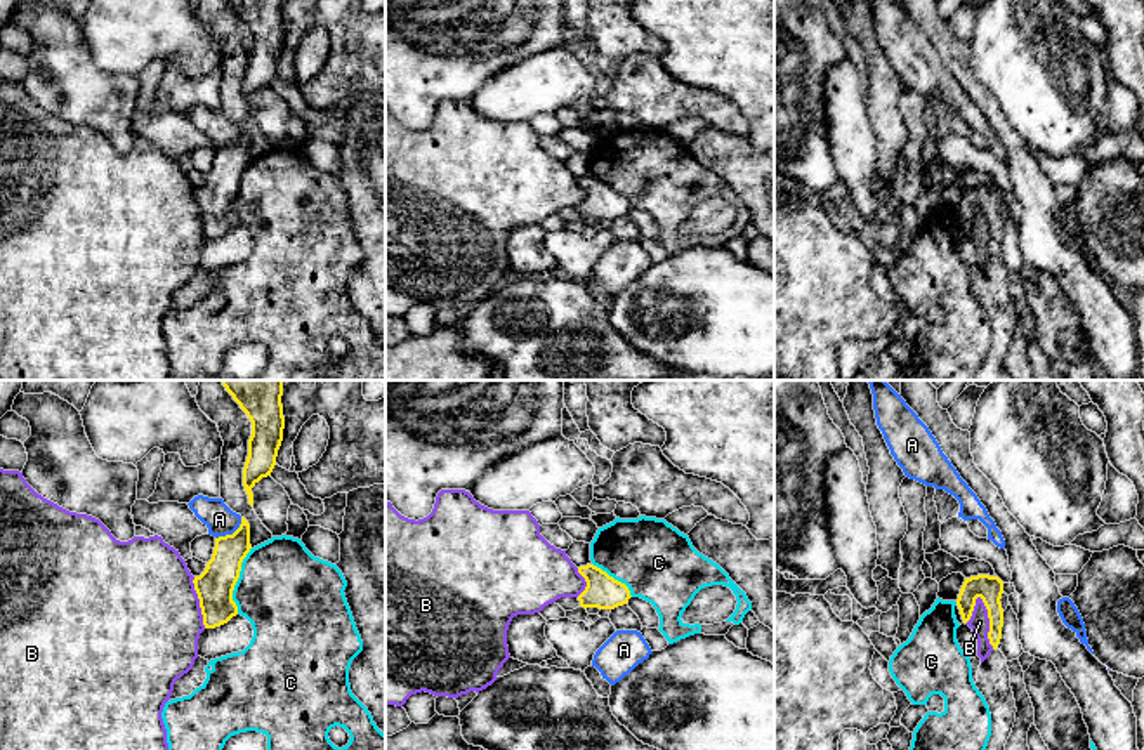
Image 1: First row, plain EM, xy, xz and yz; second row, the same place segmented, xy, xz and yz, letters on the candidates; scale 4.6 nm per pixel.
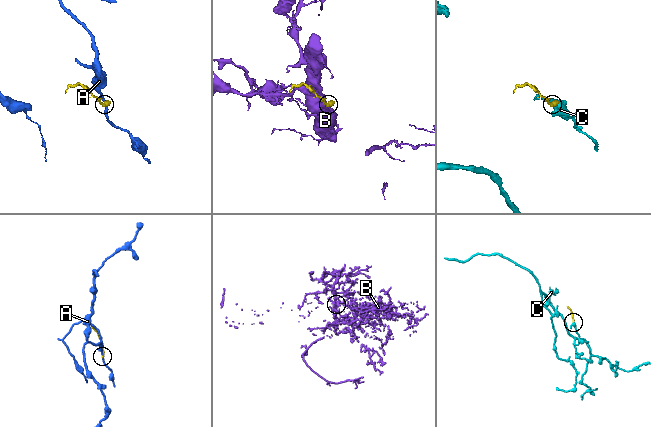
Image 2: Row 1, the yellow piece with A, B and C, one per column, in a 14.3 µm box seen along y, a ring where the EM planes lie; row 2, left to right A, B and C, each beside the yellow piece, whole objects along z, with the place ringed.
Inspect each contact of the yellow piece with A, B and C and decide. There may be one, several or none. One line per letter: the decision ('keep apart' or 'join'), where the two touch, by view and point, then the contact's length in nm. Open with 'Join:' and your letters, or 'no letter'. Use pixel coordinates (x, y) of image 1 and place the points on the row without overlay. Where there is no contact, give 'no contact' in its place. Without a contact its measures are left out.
Join: no letter
A: keep apart | xy (233, 144) | 160 nm
B: keep apart | yz (990, 233) | 260 nm
C: keep apart | xy (236, 191) | 320 nm

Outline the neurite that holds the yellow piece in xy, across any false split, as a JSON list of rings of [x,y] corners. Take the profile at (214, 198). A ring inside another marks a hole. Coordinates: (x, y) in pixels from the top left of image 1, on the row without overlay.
[[[245,128],[233,146],[215,149],[212,170],[193,191],[205,240],[220,238],[238,226],[233,201],[250,160],[250,135]]]

